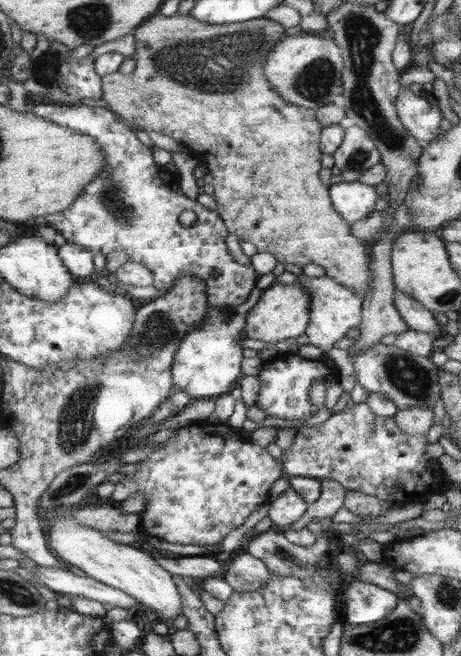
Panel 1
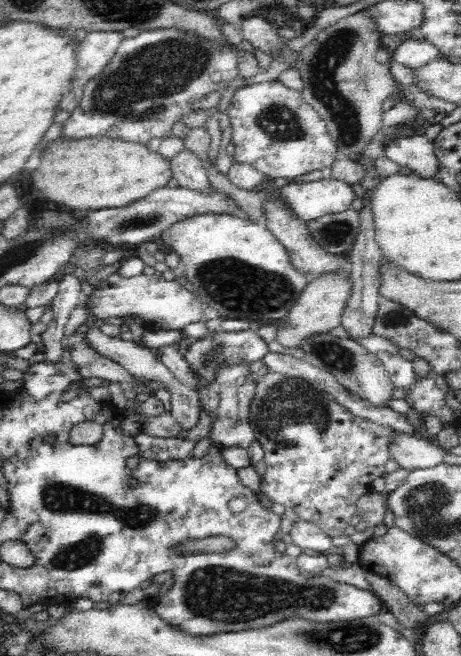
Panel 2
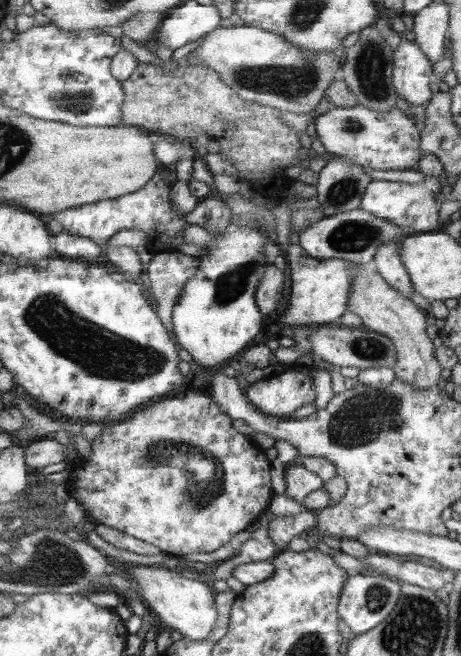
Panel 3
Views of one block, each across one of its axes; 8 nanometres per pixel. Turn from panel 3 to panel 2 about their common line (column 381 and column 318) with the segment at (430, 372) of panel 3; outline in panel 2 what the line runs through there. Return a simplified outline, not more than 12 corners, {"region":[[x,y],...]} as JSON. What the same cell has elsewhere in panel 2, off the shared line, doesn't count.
{"region":[[352,274],[310,278],[276,342],[292,350],[306,336],[342,326]]}

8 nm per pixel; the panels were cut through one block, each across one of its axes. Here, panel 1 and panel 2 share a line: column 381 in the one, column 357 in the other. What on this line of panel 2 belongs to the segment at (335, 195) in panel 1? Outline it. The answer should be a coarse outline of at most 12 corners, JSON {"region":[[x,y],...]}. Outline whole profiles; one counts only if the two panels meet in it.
{"region":[[326,176],[290,182],[280,198],[316,220],[358,208],[352,184]]}

